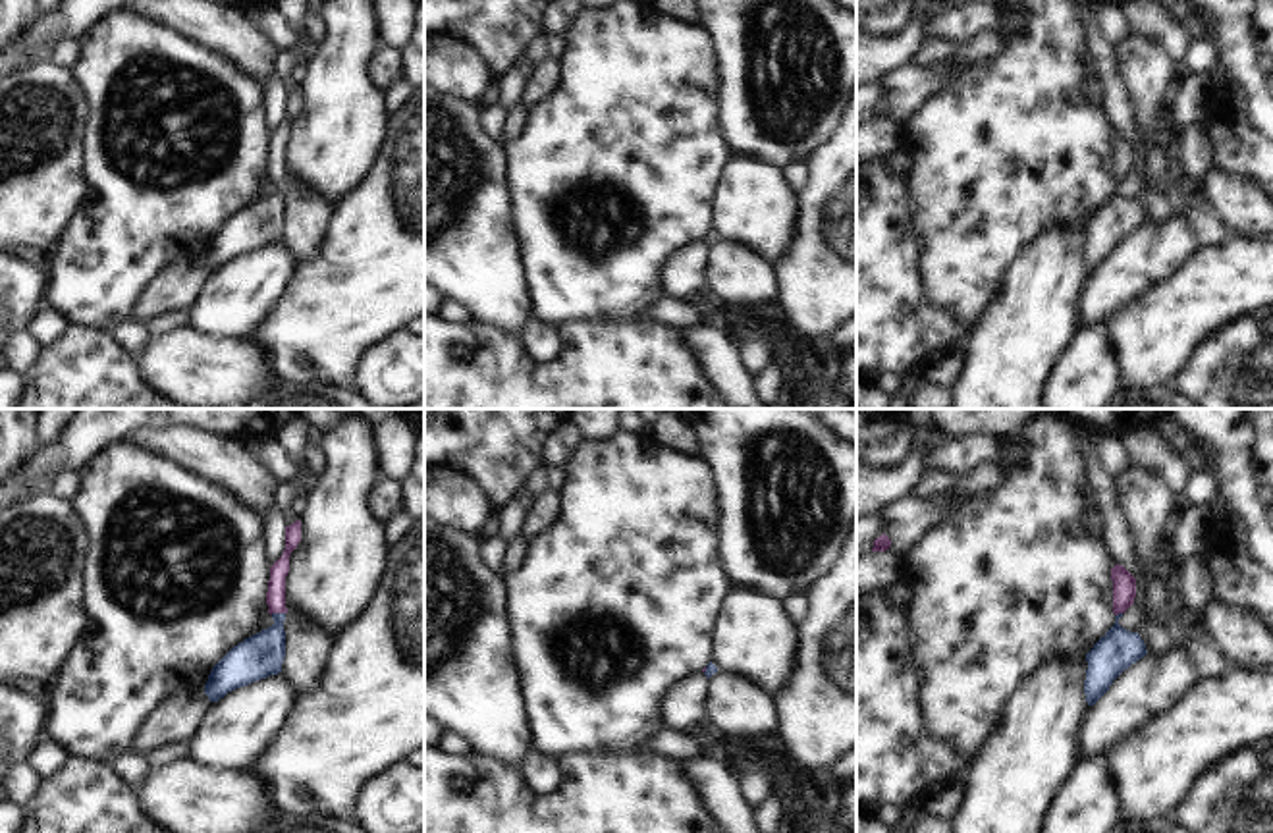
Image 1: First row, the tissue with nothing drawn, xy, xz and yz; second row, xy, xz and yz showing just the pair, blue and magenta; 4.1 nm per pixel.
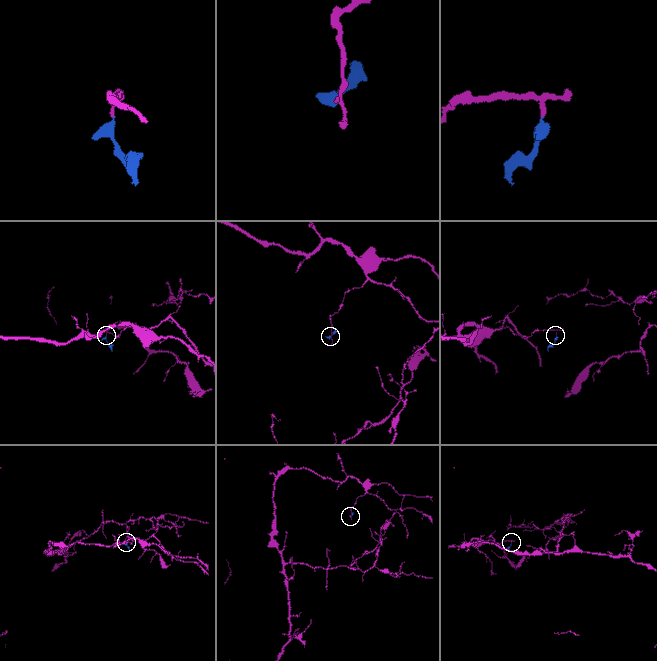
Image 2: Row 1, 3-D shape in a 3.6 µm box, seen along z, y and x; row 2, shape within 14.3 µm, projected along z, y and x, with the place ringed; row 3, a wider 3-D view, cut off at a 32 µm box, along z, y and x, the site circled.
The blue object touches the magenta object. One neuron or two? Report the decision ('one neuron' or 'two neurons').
one neuron

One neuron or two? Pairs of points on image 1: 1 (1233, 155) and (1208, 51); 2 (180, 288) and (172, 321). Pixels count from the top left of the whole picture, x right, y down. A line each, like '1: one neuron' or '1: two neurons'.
1: two neurons
2: two neurons

